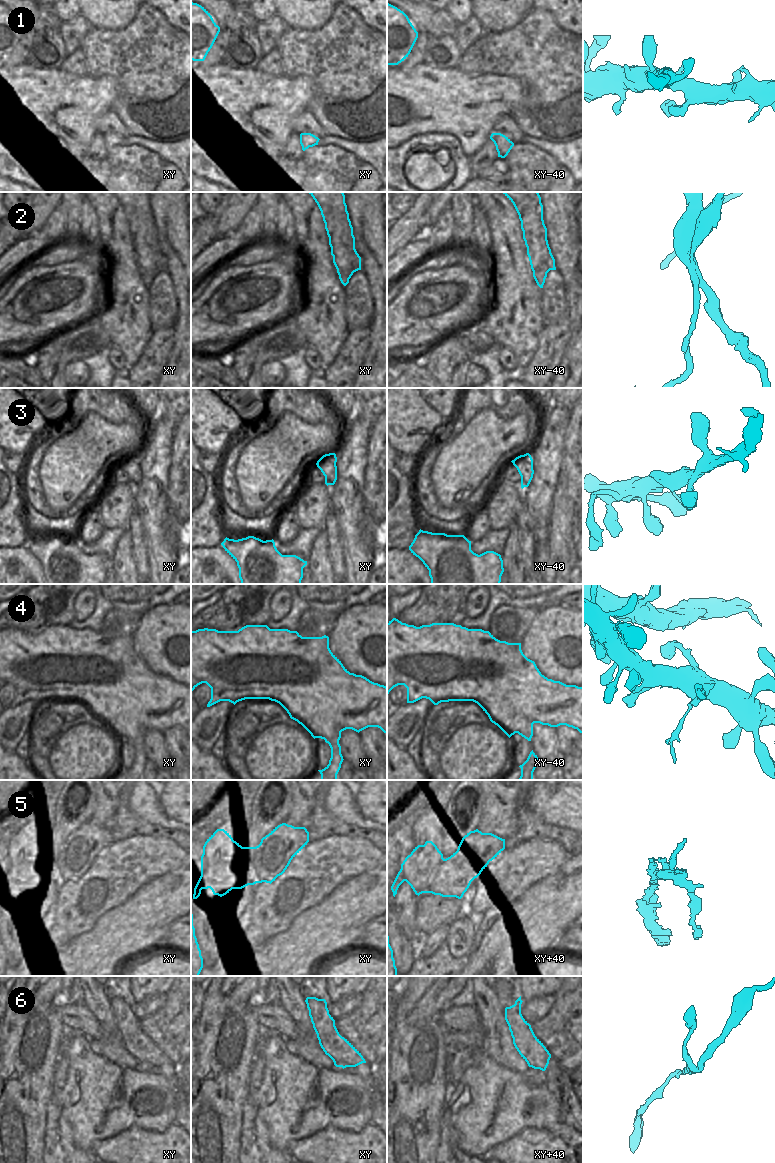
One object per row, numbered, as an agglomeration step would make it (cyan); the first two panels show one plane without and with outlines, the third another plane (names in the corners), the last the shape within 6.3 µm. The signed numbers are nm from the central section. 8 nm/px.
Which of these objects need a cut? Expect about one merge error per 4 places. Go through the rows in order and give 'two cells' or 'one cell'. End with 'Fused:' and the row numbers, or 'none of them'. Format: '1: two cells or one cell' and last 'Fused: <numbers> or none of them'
1: one cell
2: two cells
3: one cell
4: two cells
5: two cells
6: one cell
Fused: 2, 4, 5

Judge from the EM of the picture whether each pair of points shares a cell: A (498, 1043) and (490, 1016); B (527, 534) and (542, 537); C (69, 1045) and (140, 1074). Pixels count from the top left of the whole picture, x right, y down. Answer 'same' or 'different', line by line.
A: same
B: different
C: same

